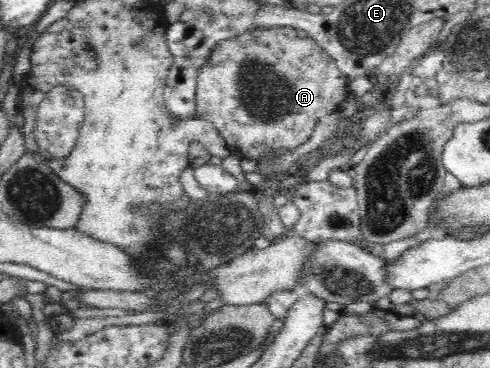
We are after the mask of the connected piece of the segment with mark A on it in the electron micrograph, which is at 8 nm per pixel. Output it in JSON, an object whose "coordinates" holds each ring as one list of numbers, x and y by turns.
{"coordinates":[[277,26,271,28,271,30,263,30,263,32,259,32,259,34,263,34,263,36,255,36,255,34,249,34,249,32,245,32,245,34,241,33,235,36,235,38,221,41,218,46,214,46,204,65,199,67,196,78,197,86,195,95,197,118,211,122,211,125,215,127,219,135,224,139,227,149,231,154,237,155,241,159,249,158,256,161,267,156,267,152,273,152,273,150,293,150,293,148,297,148,299,144,305,144,305,142,311,138,311,134,315,132,315,126,321,122,322,118,325,118,327,114,337,112,342,101,348,98,348,94,351,94,348,86,348,76,345,76,345,74,338,69,336,60,331,58,304,30]]}

